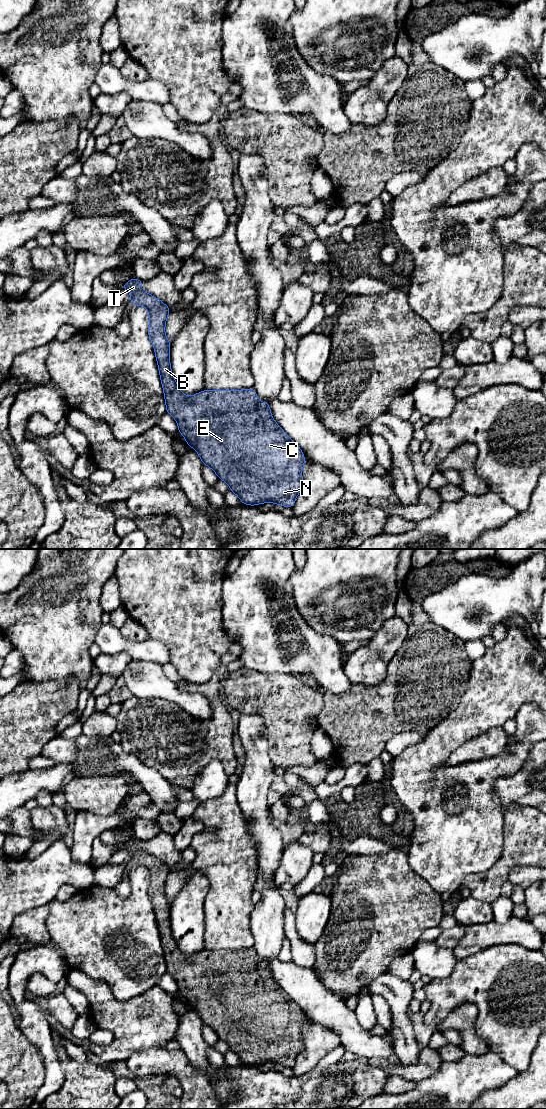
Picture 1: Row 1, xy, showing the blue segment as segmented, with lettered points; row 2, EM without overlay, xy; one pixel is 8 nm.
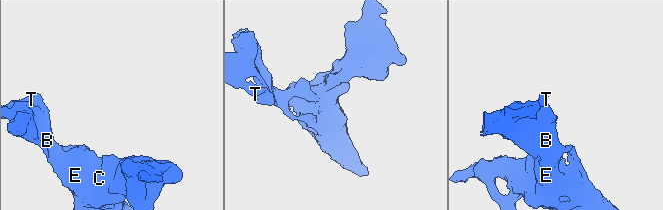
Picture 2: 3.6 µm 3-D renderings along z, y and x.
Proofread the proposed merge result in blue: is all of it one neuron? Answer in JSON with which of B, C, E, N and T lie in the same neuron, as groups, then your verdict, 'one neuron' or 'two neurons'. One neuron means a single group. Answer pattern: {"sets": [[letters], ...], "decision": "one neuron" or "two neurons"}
{"sets": [["B", "C", "E", "N", "T"]], "decision": "one neuron"}

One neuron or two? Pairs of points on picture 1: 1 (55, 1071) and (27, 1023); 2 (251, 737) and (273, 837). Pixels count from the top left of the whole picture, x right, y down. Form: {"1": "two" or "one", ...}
{"1": "one", "2": "one"}

